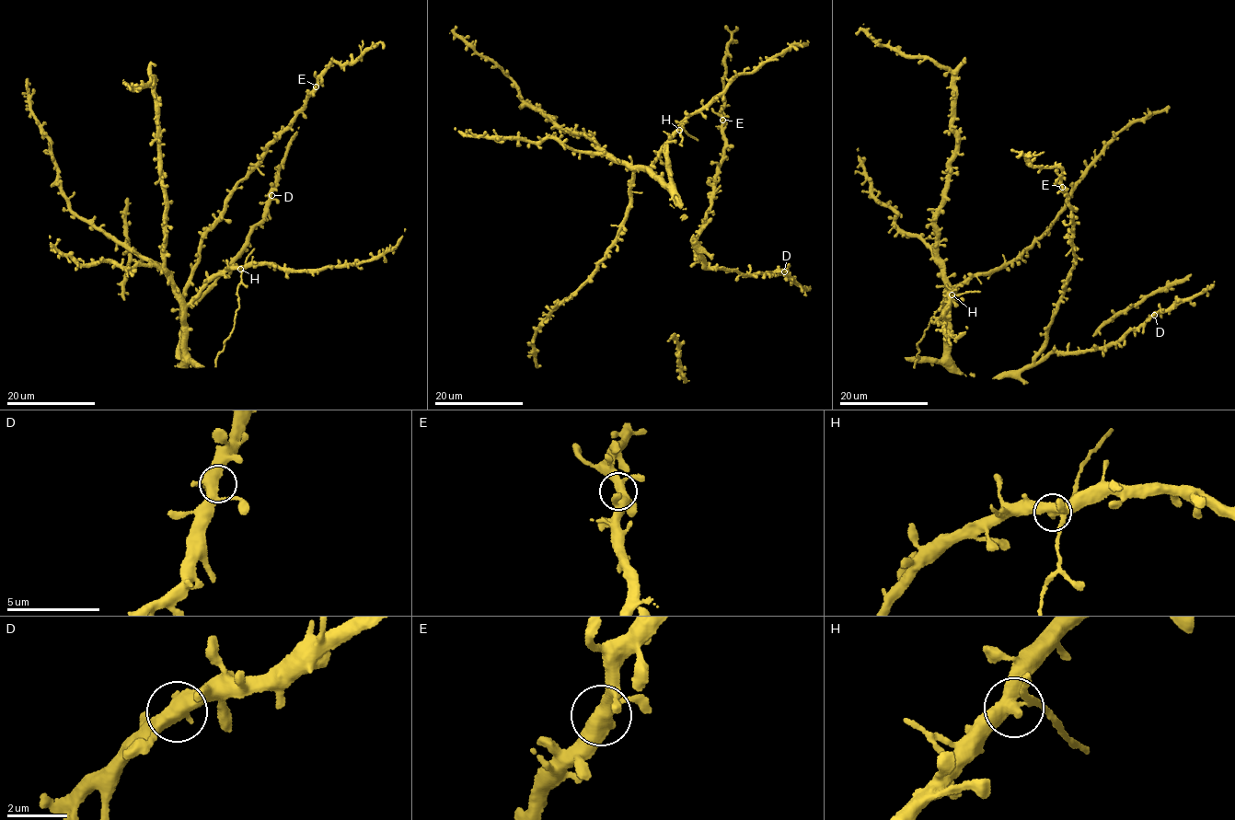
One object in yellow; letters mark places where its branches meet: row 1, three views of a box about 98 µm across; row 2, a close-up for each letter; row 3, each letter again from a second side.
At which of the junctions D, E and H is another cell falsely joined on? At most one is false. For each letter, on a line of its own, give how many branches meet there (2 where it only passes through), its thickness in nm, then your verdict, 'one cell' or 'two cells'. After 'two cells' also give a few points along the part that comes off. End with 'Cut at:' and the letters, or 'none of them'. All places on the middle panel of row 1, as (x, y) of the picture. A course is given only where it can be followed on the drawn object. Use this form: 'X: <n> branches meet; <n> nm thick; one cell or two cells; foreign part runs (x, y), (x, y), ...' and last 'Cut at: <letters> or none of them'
D: 4 branches meet; 400 nm thick; one cell
E: 4 branches meet; 400 nm thick; one cell
H: 4 branches meet; 420 nm thick; one cell
Cut at: none of them

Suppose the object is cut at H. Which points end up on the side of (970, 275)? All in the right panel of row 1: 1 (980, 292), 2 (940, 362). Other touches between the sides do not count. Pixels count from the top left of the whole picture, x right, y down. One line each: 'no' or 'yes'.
1: no
2: yes

